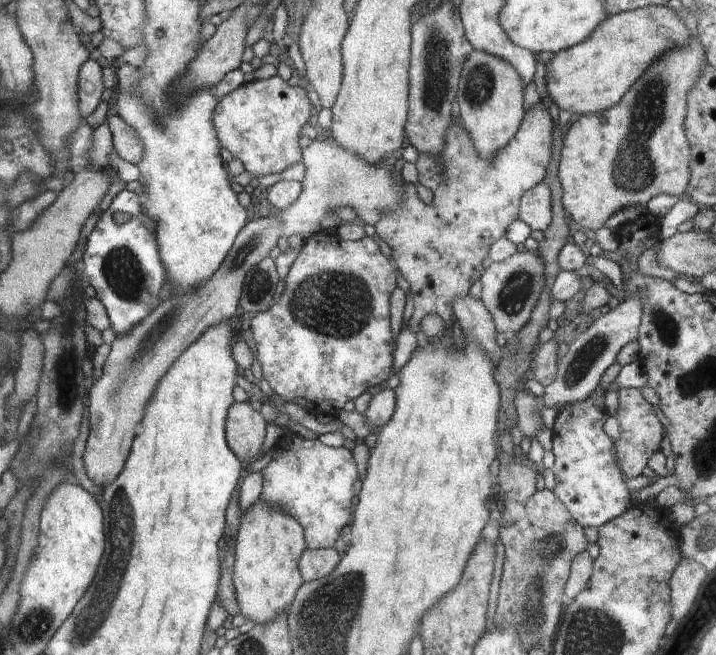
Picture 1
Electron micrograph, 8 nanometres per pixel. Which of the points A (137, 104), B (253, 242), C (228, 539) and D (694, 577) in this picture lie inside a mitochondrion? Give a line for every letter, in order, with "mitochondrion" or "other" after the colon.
A: mitochondrion
B: mitochondrion
C: other
D: other

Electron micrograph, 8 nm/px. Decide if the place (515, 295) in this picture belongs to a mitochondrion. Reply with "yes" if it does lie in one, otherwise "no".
yes

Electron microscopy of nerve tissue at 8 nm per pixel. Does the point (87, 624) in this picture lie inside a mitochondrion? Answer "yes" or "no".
yes

